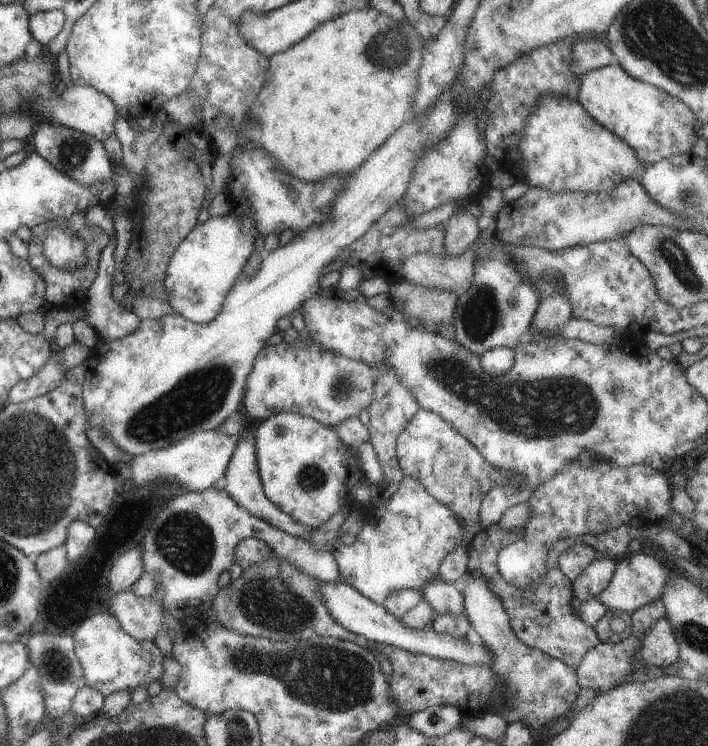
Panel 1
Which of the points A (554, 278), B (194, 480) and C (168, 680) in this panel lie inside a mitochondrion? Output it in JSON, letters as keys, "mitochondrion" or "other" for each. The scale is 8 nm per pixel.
{"A":"mitochondrion","B":"other","C":"other"}

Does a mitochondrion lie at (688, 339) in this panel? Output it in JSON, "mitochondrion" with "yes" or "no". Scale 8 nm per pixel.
{"mitochondrion":"no"}

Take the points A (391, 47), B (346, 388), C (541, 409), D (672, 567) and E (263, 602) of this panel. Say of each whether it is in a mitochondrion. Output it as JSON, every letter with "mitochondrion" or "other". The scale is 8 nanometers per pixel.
{"A":"mitochondrion","B":"mitochondrion","C":"mitochondrion","D":"other","E":"mitochondrion"}

